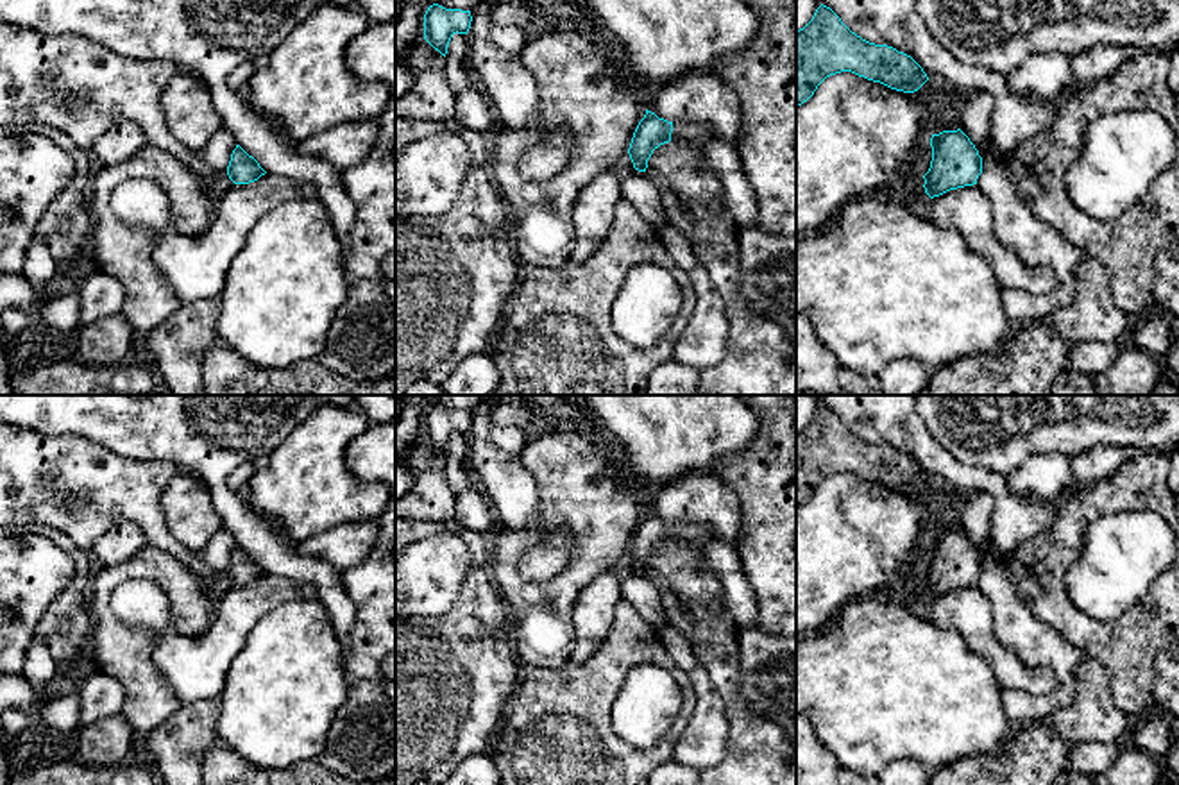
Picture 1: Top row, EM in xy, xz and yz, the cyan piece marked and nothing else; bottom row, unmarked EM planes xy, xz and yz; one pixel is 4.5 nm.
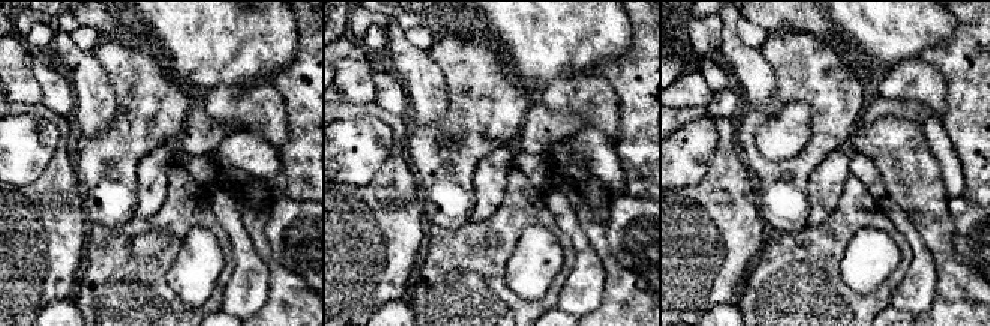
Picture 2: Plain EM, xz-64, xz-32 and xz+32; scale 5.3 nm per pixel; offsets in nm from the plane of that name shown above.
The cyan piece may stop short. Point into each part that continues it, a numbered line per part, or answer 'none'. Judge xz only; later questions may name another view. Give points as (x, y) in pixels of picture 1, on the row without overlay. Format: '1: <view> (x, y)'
1: xz (691, 533)

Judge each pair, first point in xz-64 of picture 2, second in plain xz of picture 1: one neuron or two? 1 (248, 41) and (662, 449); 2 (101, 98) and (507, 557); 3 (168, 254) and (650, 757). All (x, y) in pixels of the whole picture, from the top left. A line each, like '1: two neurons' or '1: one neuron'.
1: one neuron
2: two neurons
3: one neuron

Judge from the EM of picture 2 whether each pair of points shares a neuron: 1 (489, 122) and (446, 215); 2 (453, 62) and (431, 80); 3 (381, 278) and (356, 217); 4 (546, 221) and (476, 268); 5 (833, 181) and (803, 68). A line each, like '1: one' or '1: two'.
1: one
2: two
3: one
4: one
5: two

